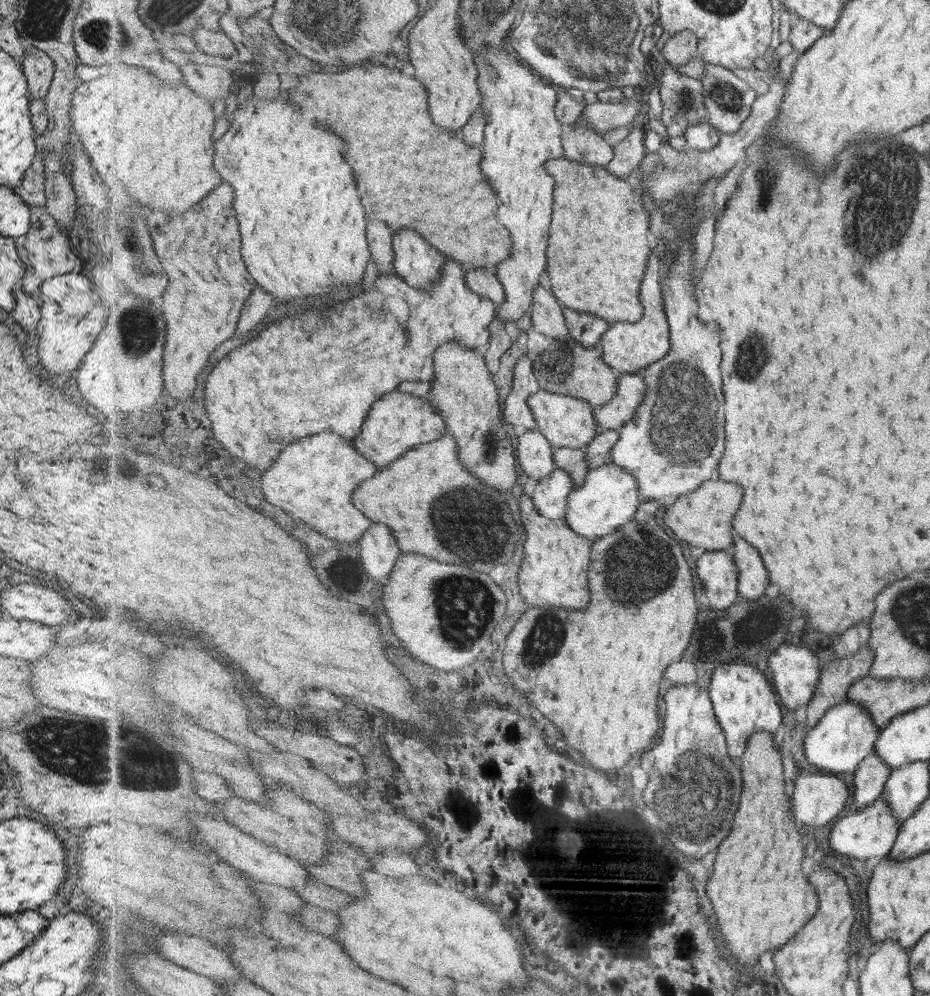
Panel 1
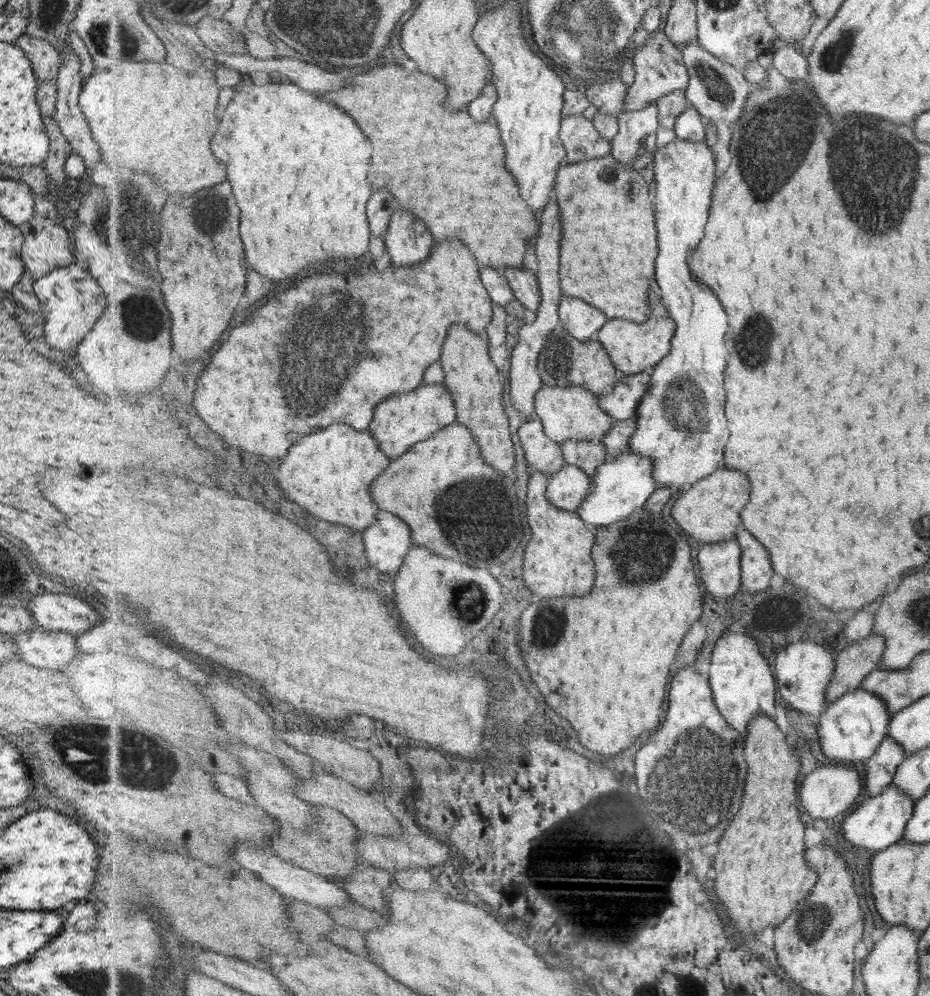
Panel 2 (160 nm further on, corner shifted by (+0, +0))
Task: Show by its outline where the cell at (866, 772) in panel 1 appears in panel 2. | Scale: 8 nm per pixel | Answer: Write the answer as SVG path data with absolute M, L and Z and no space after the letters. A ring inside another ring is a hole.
M893 737L880 744L876 755L865 762L865 789L870 797L879 796L894 782L898 768L908 758L904 746Z

